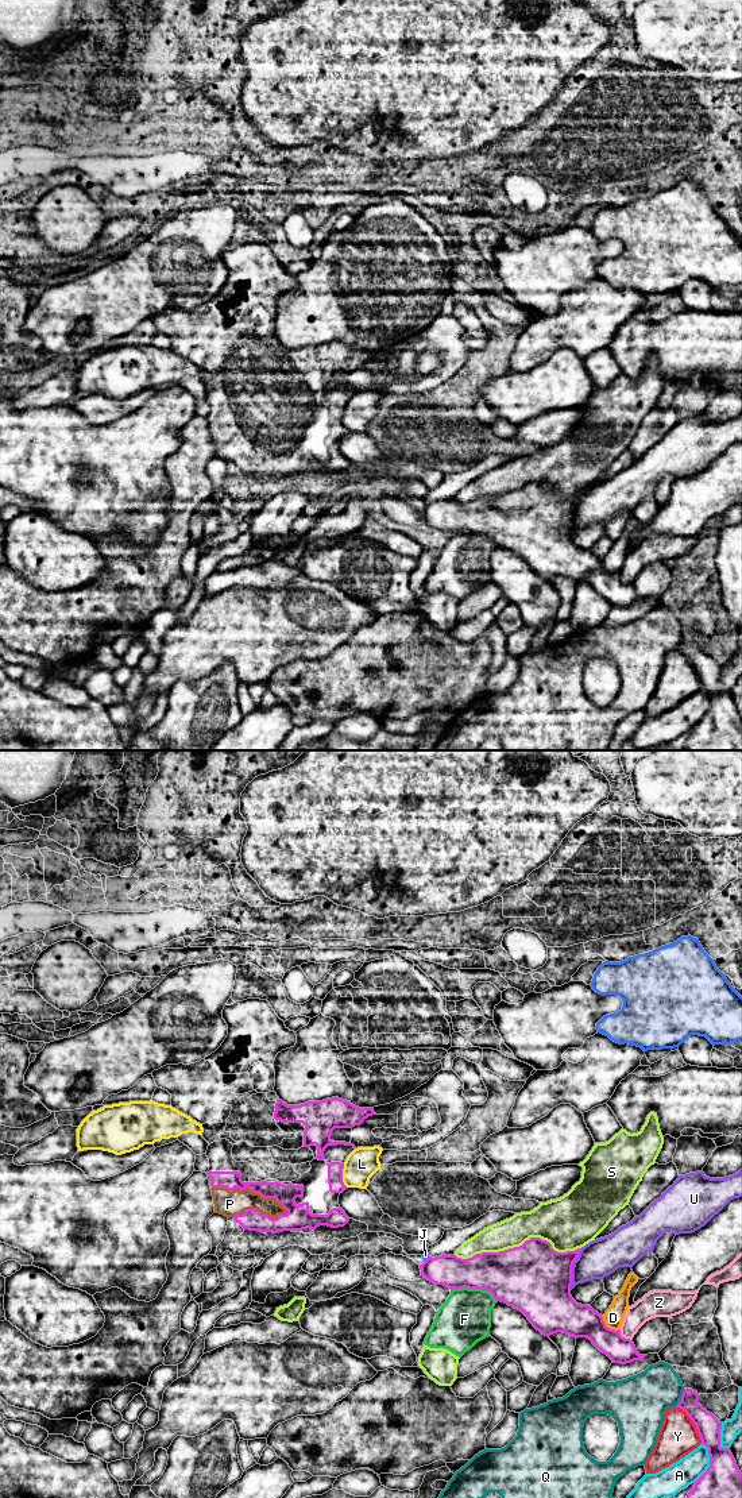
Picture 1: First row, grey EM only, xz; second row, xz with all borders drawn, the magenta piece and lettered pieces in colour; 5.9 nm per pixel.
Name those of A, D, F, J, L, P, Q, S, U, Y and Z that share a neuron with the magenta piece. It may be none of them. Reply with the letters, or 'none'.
P

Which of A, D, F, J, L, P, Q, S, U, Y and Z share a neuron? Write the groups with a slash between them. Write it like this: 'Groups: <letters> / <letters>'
Groups: A / D / F / J / L / P / Q / S / U / Y / Z

